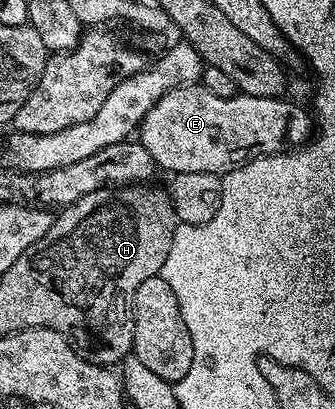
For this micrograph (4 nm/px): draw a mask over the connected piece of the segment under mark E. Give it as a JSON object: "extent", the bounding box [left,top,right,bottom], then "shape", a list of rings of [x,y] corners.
{"extent":[140,84,312,175],"shape":[[[201,84],[182,85],[179,89],[168,91],[164,99],[144,115],[140,122],[140,140],[143,147],[152,155],[159,170],[167,169],[173,175],[184,171],[208,171],[225,175],[240,168],[247,161],[257,157],[270,157],[274,153],[284,153],[299,148],[311,140],[312,117],[298,105],[282,97],[221,97],[212,95],[212,91],[203,89]]]}

